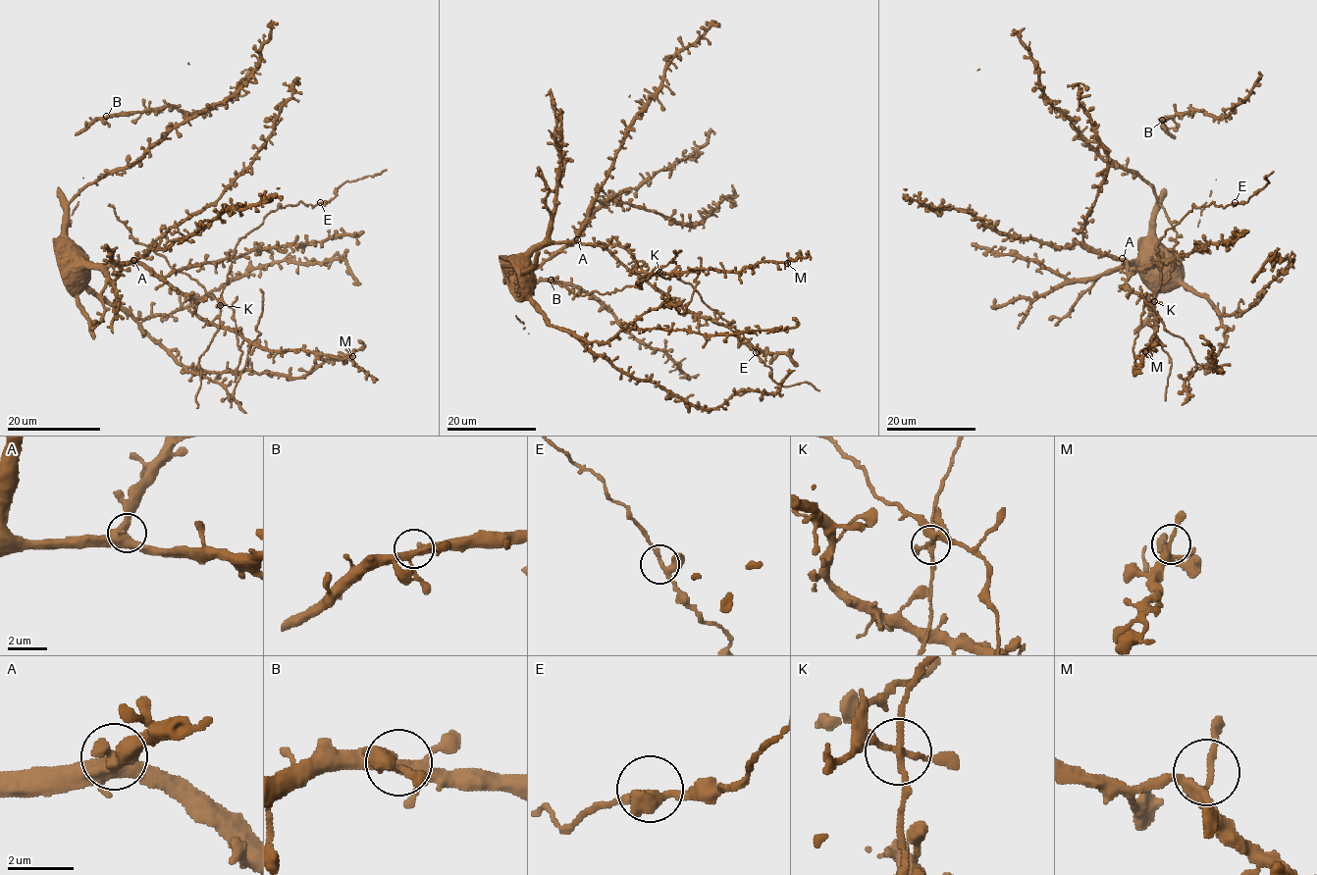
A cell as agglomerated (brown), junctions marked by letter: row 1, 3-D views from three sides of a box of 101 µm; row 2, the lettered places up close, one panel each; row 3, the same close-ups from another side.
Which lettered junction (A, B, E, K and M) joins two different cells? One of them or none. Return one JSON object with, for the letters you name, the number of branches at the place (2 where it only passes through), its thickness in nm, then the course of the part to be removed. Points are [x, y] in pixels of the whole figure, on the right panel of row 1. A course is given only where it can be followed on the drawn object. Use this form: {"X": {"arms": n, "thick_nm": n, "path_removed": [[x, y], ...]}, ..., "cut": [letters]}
{"K": {"arms": 4, "thick_nm": 180, "path_removed": [[1153, 302], [1149, 296], [1169, 278], [1168, 272], [1176, 263], [1174, 247], [1178, 242], [1176, 231], [1159, 205]]}, "cut": ["K"]}

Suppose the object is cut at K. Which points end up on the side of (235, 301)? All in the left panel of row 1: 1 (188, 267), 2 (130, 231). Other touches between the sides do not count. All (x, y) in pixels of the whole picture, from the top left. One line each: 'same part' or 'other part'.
1: other part
2: same part

